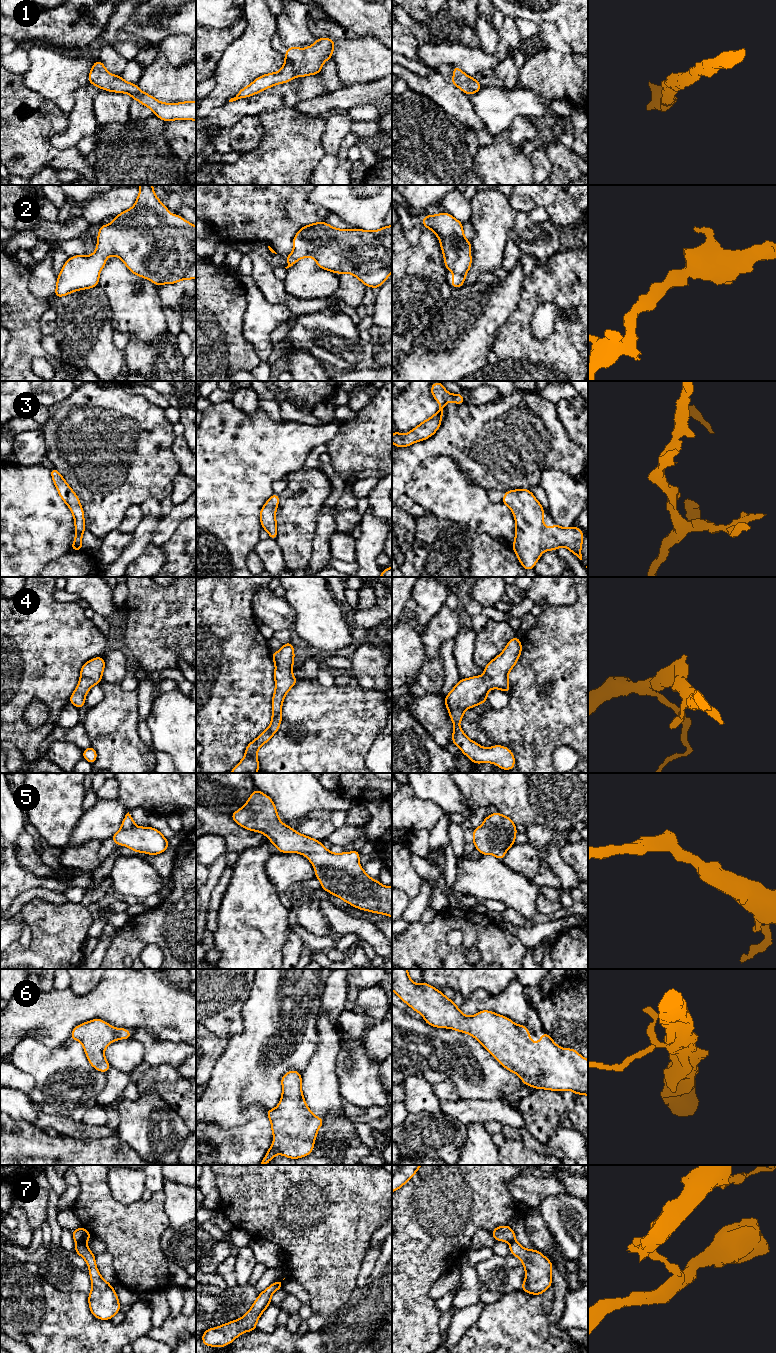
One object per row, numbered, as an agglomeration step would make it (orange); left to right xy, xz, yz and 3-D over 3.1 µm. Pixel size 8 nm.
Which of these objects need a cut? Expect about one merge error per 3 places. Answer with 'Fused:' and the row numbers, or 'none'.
Fused: 7

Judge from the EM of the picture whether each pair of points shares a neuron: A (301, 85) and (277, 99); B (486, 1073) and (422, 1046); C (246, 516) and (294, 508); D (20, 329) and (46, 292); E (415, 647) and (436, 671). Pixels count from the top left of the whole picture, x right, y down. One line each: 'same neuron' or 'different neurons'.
A: same neuron
B: same neuron
C: different neurons
D: different neurons
E: different neurons

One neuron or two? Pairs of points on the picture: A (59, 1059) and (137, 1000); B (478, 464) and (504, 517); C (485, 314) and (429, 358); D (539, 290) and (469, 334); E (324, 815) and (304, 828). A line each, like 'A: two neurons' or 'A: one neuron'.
A: two neurons
B: two neurons
C: one neuron
D: two neurons
E: two neurons

